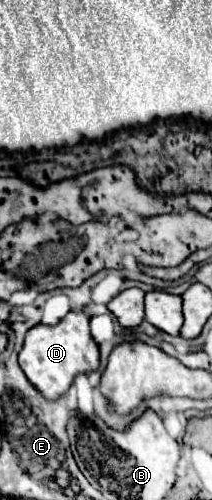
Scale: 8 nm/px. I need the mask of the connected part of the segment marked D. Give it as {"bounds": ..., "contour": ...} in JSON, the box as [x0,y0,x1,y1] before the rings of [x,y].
{"bounds":[18,312,100,400],"contour":[[[68,312],[56,326],[38,324],[28,330],[20,354],[18,364],[24,370],[30,384],[46,398],[58,400],[74,382],[78,374],[88,374],[98,370],[100,356],[98,346],[90,334],[90,322],[84,312]]]}

